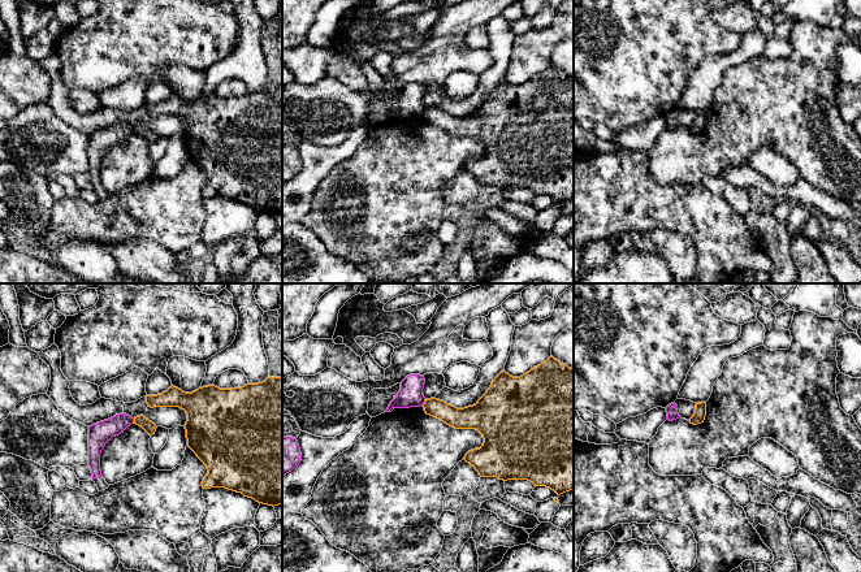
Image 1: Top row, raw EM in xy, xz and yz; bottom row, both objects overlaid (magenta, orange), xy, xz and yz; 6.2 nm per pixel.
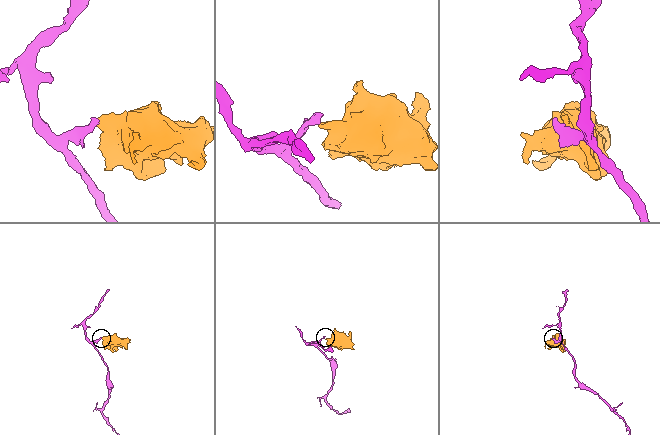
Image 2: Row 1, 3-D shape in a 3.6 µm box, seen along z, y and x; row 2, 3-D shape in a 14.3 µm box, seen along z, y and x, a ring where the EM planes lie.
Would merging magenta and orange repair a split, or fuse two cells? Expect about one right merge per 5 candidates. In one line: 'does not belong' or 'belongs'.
does not belong

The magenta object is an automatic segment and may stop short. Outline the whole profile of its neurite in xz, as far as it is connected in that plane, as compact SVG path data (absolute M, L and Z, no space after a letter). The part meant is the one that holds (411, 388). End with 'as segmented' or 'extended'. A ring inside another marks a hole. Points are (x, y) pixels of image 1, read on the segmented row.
M410 374L401 382L401 390L390 402L388 410L391 408L410 408L420 407L424 404L425 398L423 395L425 380L420 374Z | as segmented

